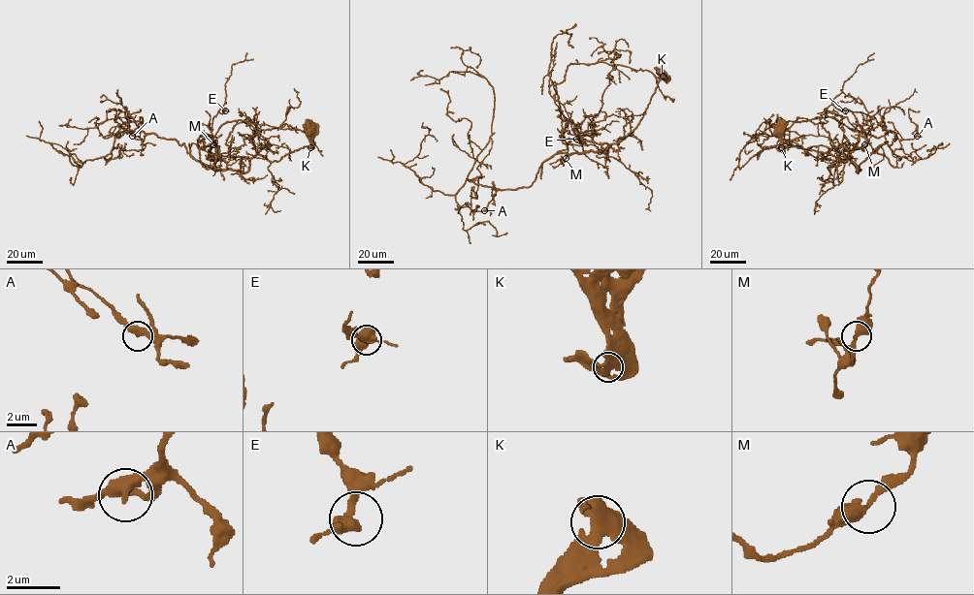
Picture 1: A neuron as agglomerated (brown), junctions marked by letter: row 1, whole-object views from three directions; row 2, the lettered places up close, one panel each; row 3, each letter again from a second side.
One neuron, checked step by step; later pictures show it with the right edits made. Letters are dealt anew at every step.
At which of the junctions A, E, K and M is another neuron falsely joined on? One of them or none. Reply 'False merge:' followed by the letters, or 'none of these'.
False merge: none of these

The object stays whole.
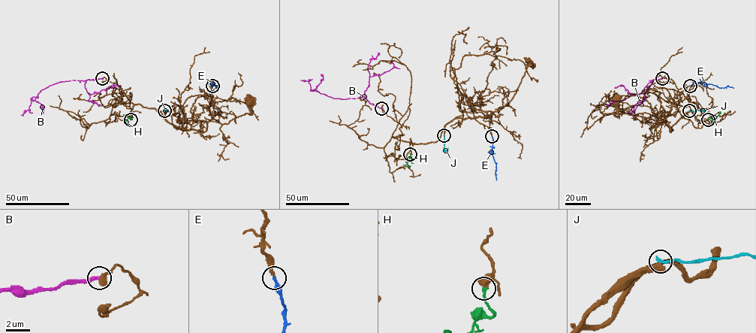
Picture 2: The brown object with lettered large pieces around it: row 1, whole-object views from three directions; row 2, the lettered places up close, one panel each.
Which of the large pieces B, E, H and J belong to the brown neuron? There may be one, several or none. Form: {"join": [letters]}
{"join": ["E"]}

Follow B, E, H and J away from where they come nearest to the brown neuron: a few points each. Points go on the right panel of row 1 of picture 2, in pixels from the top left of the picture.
B: (661, 78), (649, 80), (652, 81), (634, 114)
E: (690, 86), (702, 82), (719, 88), (733, 88)
H: (708, 119), (718, 116)
J: (689, 111), (701, 110)

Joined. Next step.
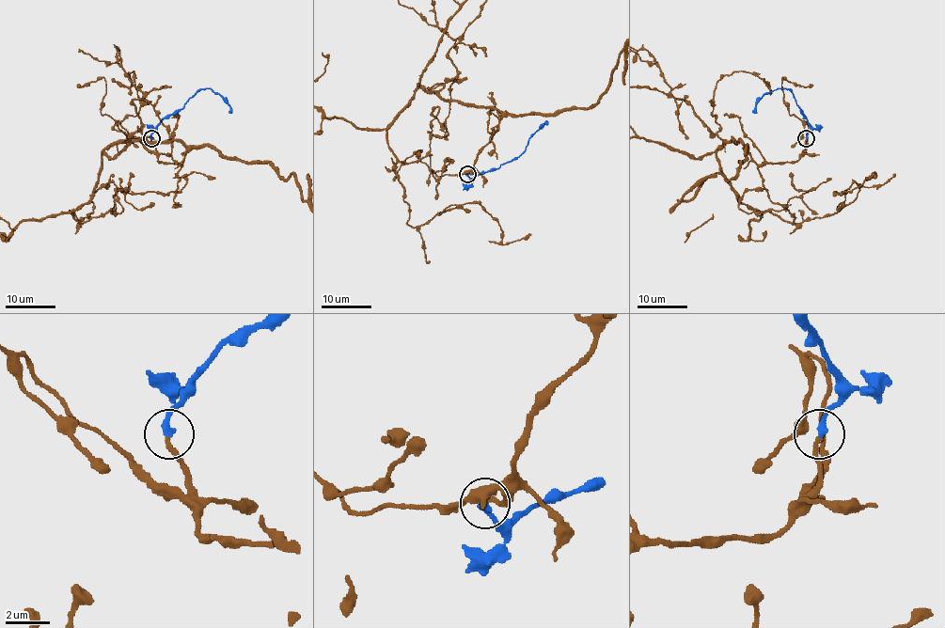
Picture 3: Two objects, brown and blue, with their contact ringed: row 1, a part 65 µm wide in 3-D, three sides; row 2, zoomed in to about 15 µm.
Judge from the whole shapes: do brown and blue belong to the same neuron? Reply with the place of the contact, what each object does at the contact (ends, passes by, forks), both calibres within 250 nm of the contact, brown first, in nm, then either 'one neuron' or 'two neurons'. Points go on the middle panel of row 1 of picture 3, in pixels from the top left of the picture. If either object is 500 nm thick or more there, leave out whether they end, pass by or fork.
at (467, 174); brown ends there; blue ends there; 190 nm thick on the brown side, 320 nm on the other; one neuron

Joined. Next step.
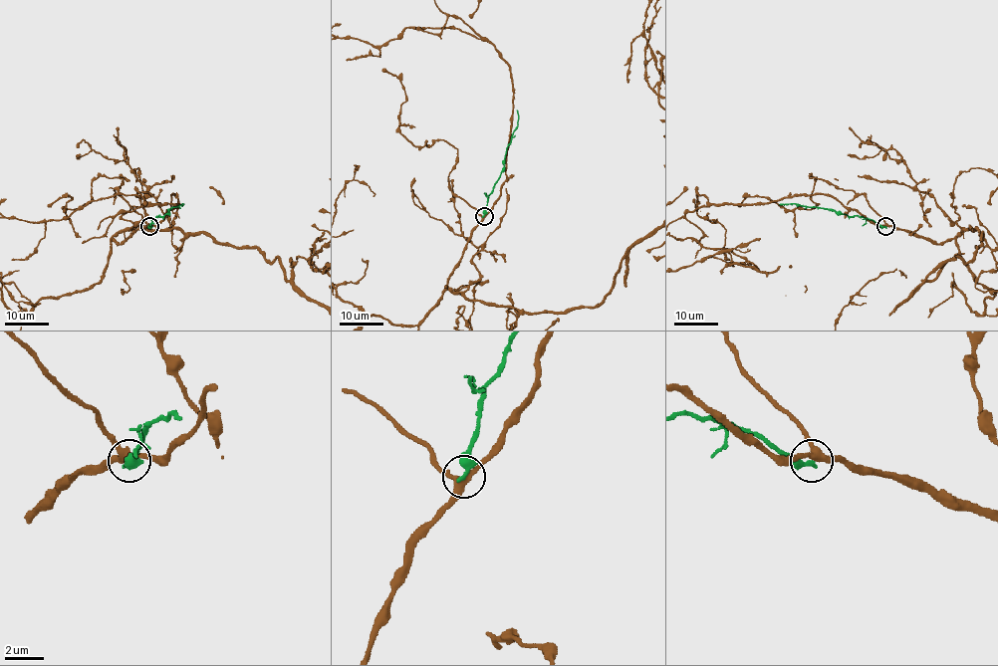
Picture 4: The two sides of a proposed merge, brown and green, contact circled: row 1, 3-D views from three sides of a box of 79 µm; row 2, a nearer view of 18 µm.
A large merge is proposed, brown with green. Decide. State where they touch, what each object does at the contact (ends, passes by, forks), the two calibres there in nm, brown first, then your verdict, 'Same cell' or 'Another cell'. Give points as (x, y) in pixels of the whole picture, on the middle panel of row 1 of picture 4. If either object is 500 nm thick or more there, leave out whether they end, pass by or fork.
Place: (484, 216). At the ring brown forks. At the ring green ends. Thickness 320 nm (brown) against 360 nm. Another cell

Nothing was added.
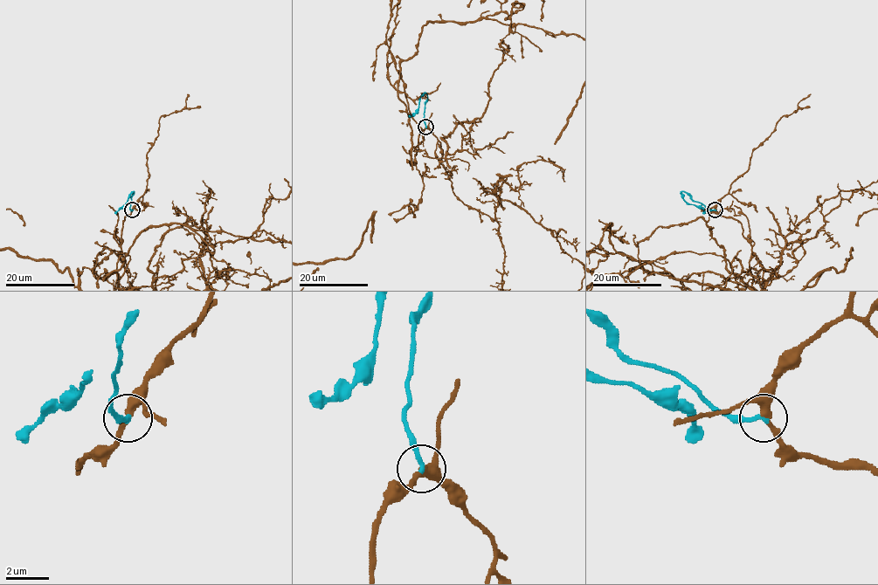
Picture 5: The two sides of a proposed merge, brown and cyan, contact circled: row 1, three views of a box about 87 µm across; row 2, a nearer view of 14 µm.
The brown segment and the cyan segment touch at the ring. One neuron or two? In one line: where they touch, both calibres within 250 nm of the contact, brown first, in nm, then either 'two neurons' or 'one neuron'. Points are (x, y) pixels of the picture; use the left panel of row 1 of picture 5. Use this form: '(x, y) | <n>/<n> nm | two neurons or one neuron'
(132, 209) | 280/240 nm | one neuron

